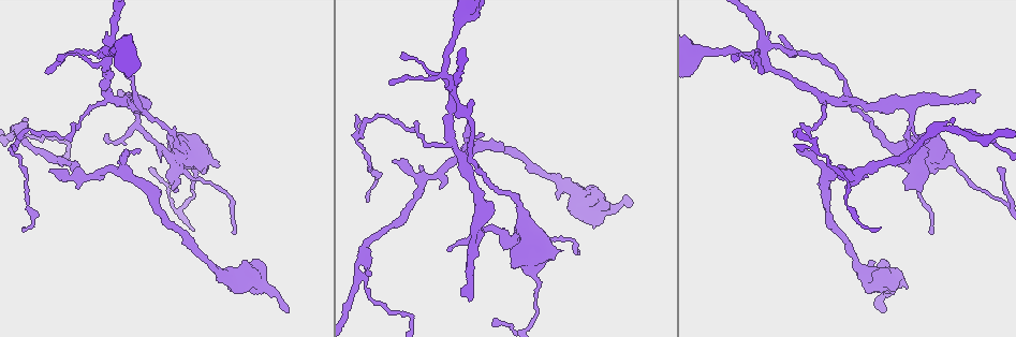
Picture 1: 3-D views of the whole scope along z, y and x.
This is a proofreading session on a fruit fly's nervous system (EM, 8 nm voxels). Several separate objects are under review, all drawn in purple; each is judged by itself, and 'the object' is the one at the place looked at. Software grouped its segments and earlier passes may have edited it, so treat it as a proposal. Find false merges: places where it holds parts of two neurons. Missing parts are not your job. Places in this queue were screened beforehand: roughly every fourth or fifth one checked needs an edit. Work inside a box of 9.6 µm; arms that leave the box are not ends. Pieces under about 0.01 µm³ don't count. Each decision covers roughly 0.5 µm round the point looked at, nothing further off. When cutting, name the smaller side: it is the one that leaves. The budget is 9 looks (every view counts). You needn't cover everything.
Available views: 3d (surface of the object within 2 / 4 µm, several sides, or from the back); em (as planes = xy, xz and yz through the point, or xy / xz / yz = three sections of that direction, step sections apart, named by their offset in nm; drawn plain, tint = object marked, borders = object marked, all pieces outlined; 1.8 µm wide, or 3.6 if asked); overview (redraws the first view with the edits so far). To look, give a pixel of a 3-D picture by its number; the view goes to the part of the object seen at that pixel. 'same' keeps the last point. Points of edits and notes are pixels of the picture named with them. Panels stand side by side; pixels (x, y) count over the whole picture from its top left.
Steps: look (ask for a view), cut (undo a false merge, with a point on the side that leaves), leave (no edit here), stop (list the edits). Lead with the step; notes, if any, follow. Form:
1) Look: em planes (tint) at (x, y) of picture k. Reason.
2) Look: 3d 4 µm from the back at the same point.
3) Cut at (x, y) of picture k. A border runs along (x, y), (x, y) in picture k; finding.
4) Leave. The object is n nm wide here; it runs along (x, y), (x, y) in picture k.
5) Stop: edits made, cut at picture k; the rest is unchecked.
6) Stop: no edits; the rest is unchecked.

Look: 3d 4 µm from the back at (478, 232) of picture 1. Branch point.

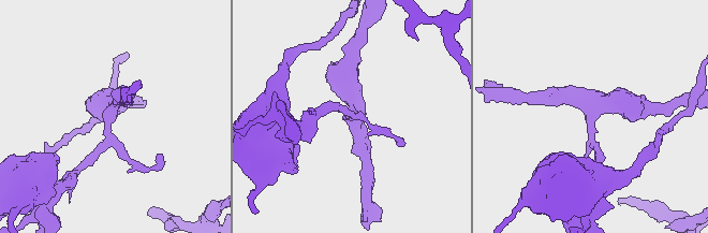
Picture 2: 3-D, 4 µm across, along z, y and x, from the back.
Look: em planes (tint) at (590, 116) of picture 2. Now the EM.

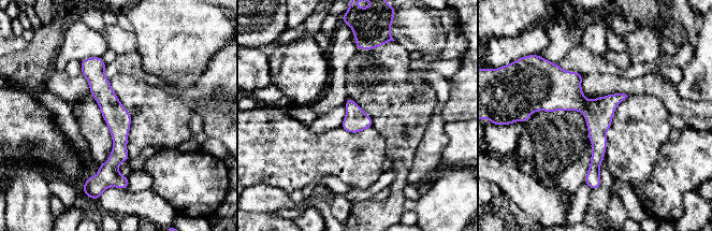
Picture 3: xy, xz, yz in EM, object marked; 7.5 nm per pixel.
Leave. The object is 180 nm wide here; it runs along (92, 59), (118, 119), (112, 183) in picture 3; one neuron here.

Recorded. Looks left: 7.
Look: em planes (tint) at (951, 130) of picture 1. Branch point.

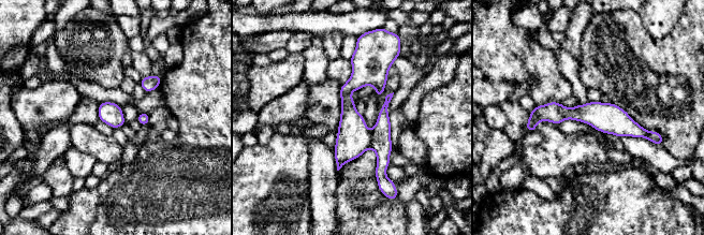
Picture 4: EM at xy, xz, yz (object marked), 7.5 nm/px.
Leave. The object is 170 nm wide here; it runs along (529, 125), (597, 114), (655, 135) in picture 4; one neuron here.

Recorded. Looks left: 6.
Look: 3d 4 µm at (452, 79) of picture 1. Sudden change in width.

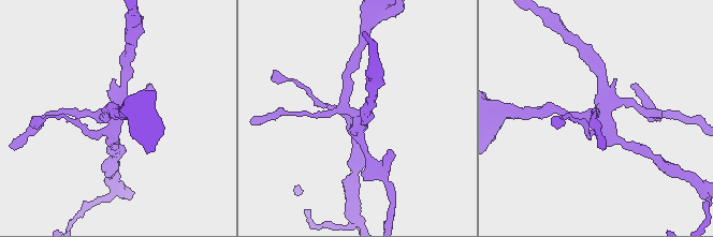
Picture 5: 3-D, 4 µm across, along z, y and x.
Look: em planes (tint) at (600, 119) of picture 5.

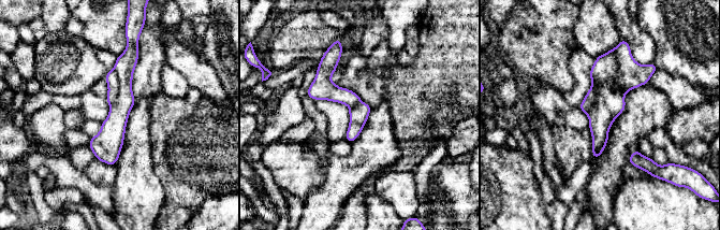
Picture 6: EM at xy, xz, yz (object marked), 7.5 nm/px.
Cut at (610, 103) of picture 6. Two neurons meet here.

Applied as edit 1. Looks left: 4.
Stop: edits made, cut at picture 6; the rest is unchecked.

